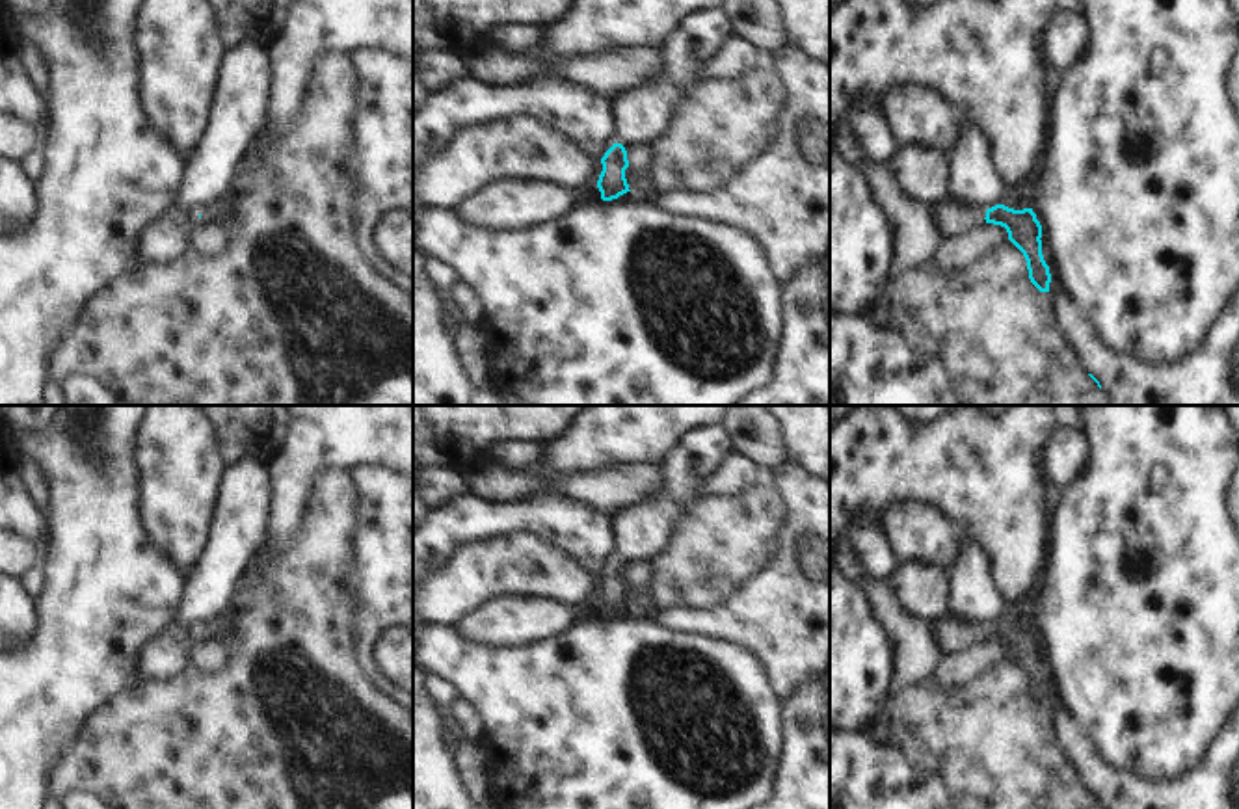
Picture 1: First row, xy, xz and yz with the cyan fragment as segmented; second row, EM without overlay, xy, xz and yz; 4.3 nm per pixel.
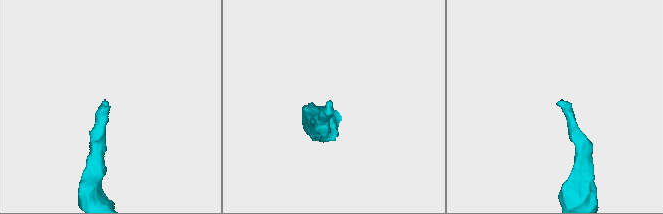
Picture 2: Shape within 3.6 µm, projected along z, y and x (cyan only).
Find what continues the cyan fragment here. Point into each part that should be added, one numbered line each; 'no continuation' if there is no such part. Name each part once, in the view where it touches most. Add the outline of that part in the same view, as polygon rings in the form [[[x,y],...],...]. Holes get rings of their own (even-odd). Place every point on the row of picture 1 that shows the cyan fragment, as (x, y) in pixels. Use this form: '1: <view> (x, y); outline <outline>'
1: yz (955, 220); outline [[[951,203],[939,205],[941,229],[945,236],[966,234],[986,223],[986,208],[962,210]]]

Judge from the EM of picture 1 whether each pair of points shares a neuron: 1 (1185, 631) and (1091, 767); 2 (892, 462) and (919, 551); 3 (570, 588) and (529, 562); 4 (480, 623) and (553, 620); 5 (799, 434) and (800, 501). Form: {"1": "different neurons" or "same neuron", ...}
{"1": "different neurons", "2": "different neurons", "3": "same neuron", "4": "same neuron", "5": "different neurons"}

